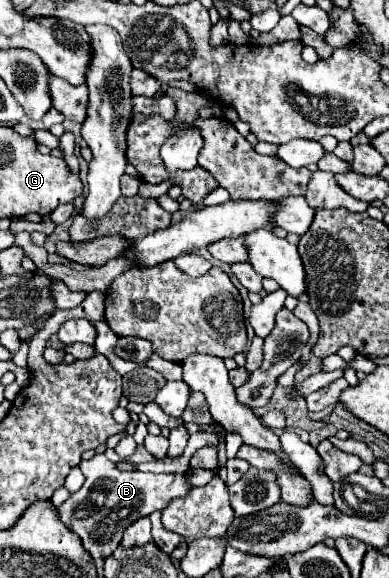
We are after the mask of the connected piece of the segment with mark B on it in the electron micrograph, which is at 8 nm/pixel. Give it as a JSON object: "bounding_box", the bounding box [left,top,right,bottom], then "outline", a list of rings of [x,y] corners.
{"bounding_box":[58,455,190,559],"outline":[[[94,455],[90,461],[82,461],[80,469],[86,475],[86,481],[80,491],[70,495],[58,507],[58,515],[68,529],[80,535],[84,549],[92,555],[92,559],[106,559],[112,555],[130,523],[154,511],[162,511],[174,497],[182,497],[190,489],[184,475],[120,471],[106,459],[106,455]]]}

